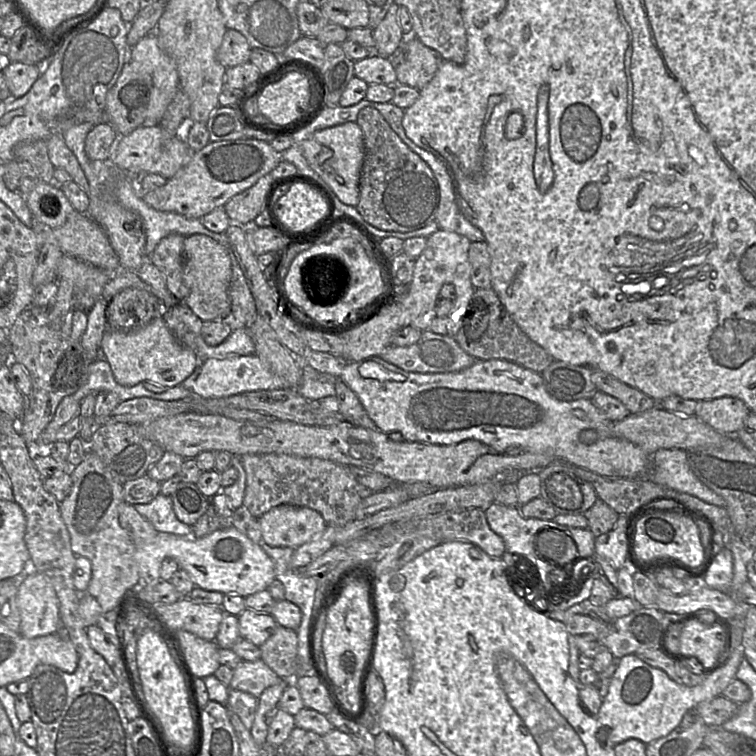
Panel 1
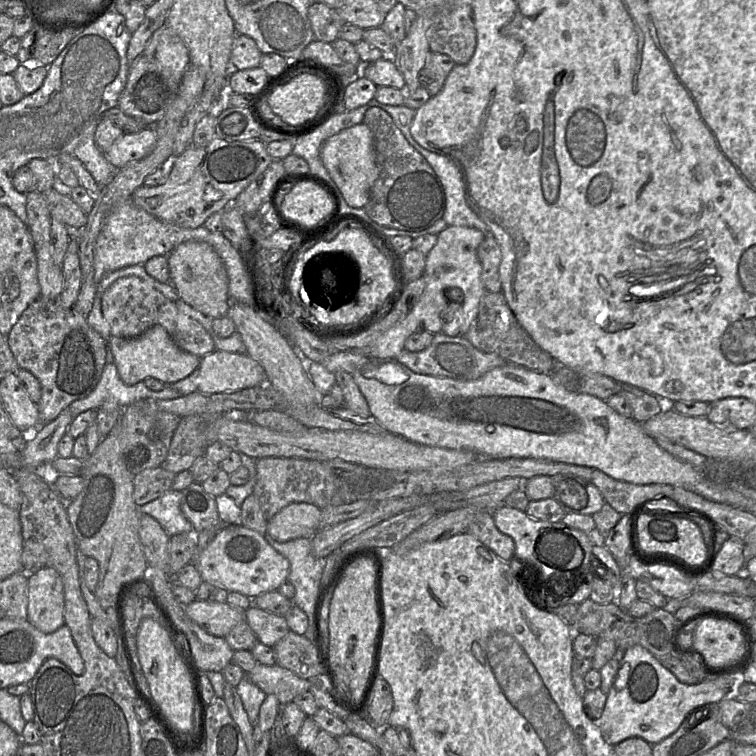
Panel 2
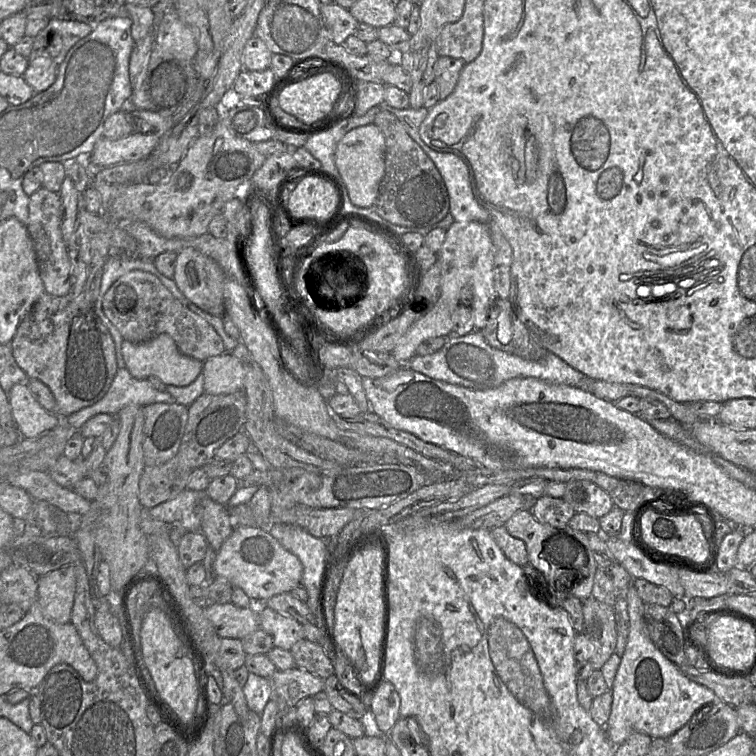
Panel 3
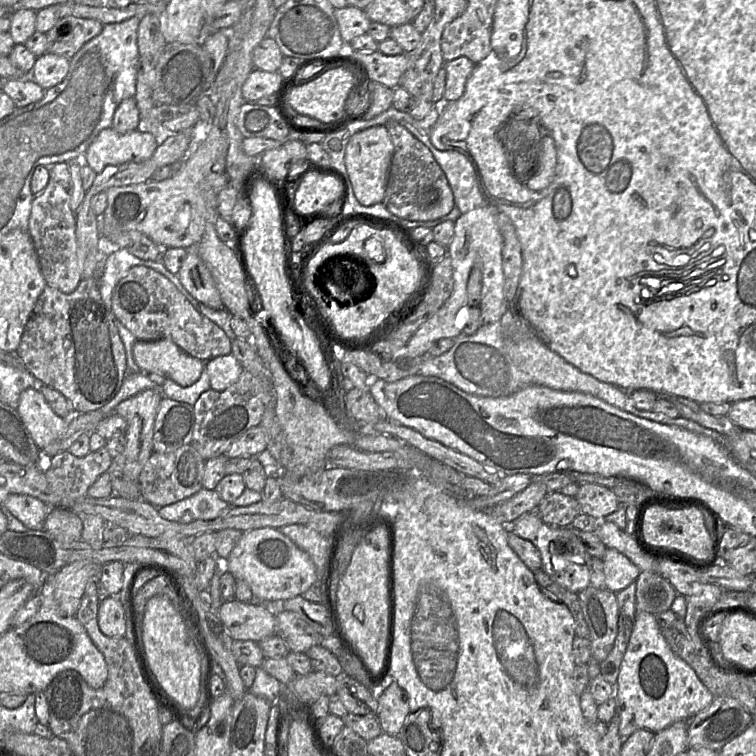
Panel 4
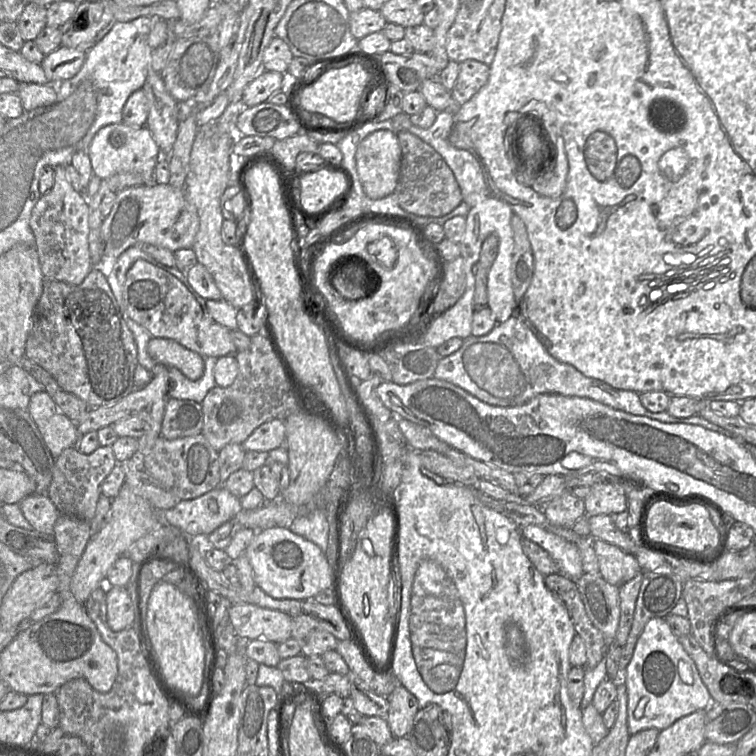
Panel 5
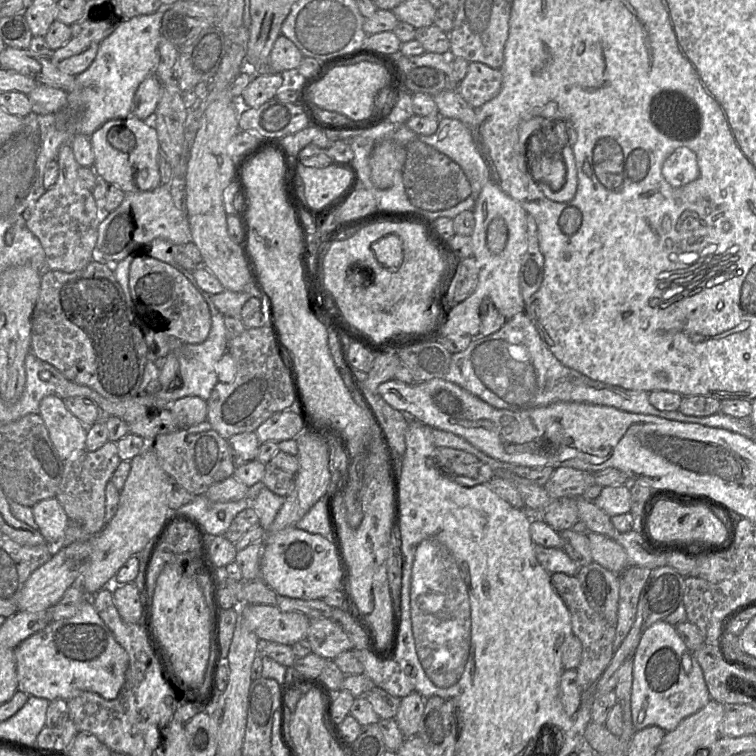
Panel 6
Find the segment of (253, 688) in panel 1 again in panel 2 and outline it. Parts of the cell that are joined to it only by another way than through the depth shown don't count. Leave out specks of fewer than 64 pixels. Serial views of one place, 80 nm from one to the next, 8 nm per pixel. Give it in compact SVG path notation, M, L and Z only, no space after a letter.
M257 663L255 667L246 672L246 677L257 687L259 687L263 692L267 694L274 694L279 700L281 705L293 702L294 698L309 690L310 682L308 679L303 679L297 676L292 671L283 668L277 664L269 666L261 663Z

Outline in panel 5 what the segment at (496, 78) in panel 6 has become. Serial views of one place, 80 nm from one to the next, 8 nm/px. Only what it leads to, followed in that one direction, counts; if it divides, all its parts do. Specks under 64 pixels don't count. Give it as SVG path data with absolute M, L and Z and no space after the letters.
M473 59L459 63L459 75L451 90L457 104L469 101L487 83L489 70L488 65Z

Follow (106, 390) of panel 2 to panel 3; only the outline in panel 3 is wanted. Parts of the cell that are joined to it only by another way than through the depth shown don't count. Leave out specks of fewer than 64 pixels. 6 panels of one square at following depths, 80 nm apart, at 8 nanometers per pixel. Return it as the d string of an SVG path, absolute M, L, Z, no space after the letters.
M118 368L109 390L98 402L68 415L63 420L68 426L79 430L95 415L117 415L129 405L143 407L159 402L173 403L174 398L166 390L154 388L147 379L134 378L126 368Z

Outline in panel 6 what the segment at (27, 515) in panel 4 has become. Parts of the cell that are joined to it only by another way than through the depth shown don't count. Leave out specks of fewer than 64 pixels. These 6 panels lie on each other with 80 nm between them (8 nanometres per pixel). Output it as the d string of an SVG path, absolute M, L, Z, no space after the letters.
M56 498L42 500L32 507L38 531L47 543L56 548L65 546L65 530L70 522Z

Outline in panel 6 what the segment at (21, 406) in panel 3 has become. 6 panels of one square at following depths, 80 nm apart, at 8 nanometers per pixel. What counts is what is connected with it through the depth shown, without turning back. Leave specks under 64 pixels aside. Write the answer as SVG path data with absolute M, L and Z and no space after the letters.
M56 395L45 396L38 413L49 433L49 437L62 460L76 458L86 452L87 429Z

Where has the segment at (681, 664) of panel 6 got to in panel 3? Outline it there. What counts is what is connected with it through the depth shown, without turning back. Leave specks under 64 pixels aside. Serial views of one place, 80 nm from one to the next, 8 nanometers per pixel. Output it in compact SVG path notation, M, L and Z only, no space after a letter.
M633 584L626 590L630 631L612 686L612 707L605 725L612 745L622 744L632 732L668 739L703 706L718 700L709 688L689 680L653 644L647 631L644 602Z

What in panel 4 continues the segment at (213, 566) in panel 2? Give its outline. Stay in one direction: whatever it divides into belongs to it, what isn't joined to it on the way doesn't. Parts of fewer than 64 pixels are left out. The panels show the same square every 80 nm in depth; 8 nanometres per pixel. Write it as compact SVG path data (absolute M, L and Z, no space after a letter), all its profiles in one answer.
M277 528L246 531L223 560L224 569L247 582L254 601L284 601L302 595L316 581L316 569L309 555Z

